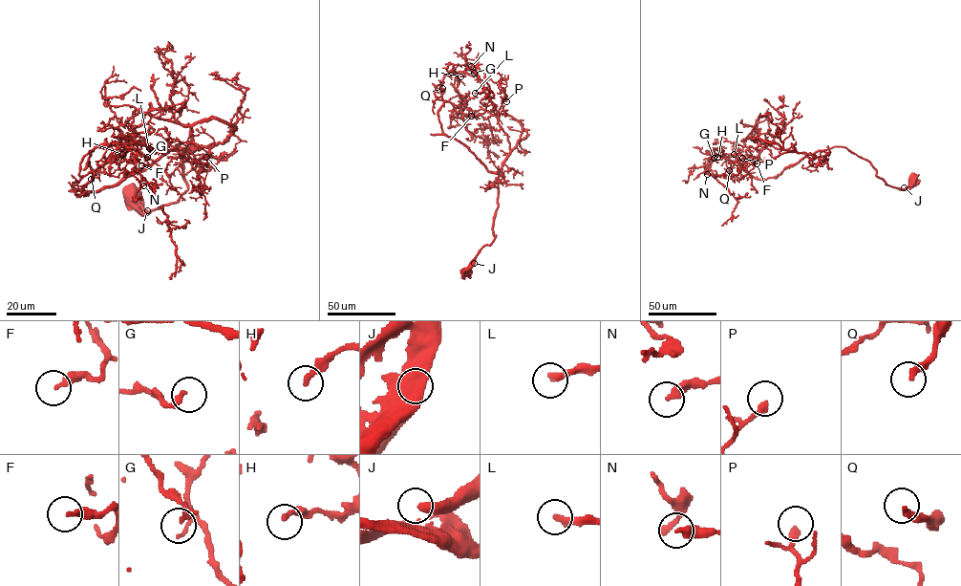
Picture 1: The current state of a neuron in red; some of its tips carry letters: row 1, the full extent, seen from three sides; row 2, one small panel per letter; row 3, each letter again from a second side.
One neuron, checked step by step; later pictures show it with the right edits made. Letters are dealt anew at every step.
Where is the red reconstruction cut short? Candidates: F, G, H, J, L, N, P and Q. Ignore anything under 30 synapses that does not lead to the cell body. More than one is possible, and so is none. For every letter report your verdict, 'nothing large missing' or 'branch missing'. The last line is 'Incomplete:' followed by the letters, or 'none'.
F: nothing large missing
G: nothing large missing
H: nothing large missing
J: nothing large missing
L: branch missing
N: nothing large missing
P: nothing large missing
Q: nothing large missing
Incomplete: L

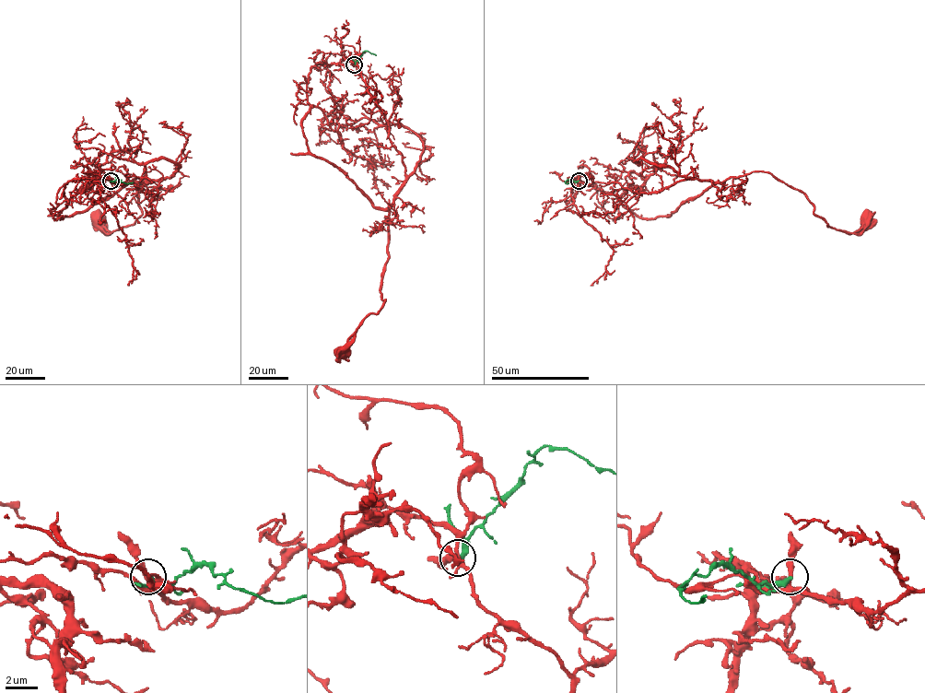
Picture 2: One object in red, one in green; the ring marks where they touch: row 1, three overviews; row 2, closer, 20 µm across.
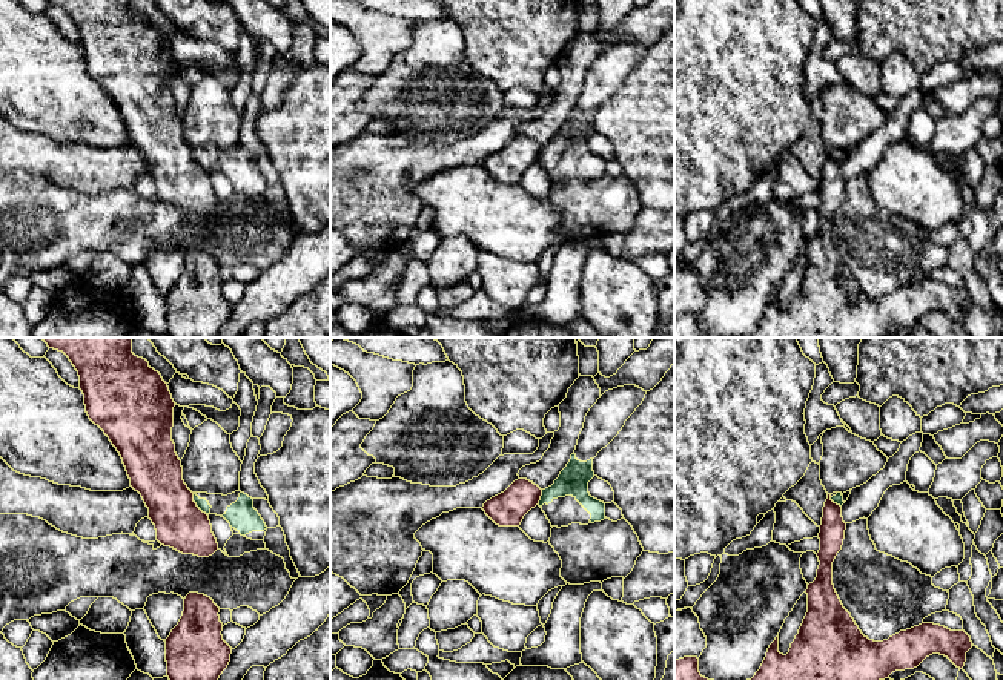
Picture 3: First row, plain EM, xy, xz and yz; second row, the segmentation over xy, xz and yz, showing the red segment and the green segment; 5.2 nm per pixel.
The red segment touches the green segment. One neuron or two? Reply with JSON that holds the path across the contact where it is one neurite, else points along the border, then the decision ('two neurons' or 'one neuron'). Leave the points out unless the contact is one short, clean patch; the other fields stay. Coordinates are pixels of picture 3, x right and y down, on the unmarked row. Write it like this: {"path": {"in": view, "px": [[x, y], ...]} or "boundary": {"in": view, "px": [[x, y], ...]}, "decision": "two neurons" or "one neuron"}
{"decision": "two neurons"}

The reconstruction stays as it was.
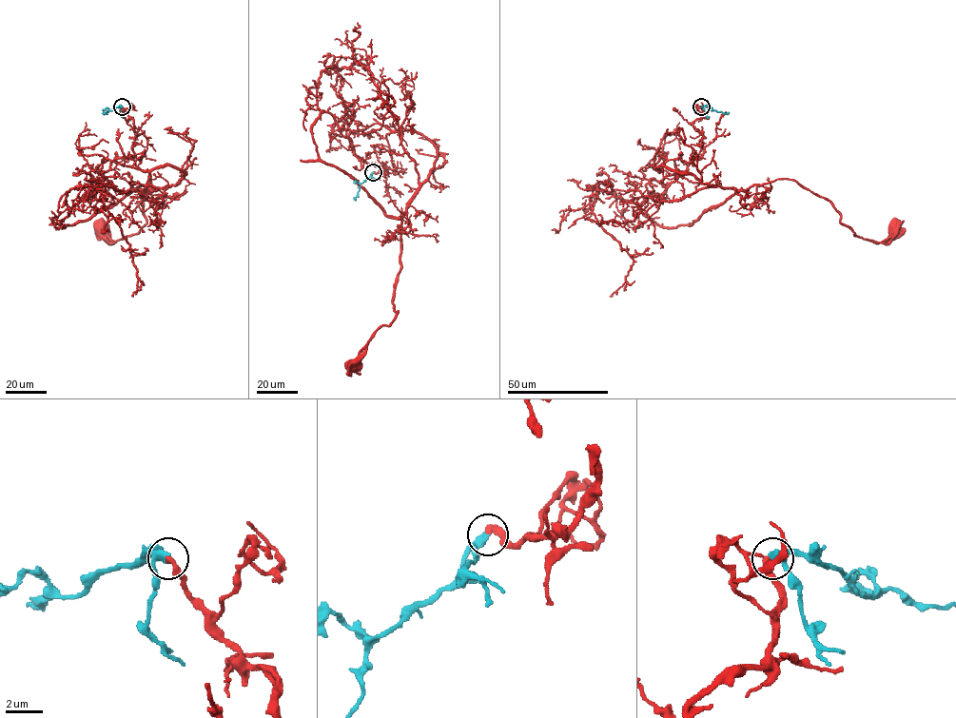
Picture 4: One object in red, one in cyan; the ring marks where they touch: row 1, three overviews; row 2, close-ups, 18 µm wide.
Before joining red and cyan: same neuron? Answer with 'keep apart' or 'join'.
join

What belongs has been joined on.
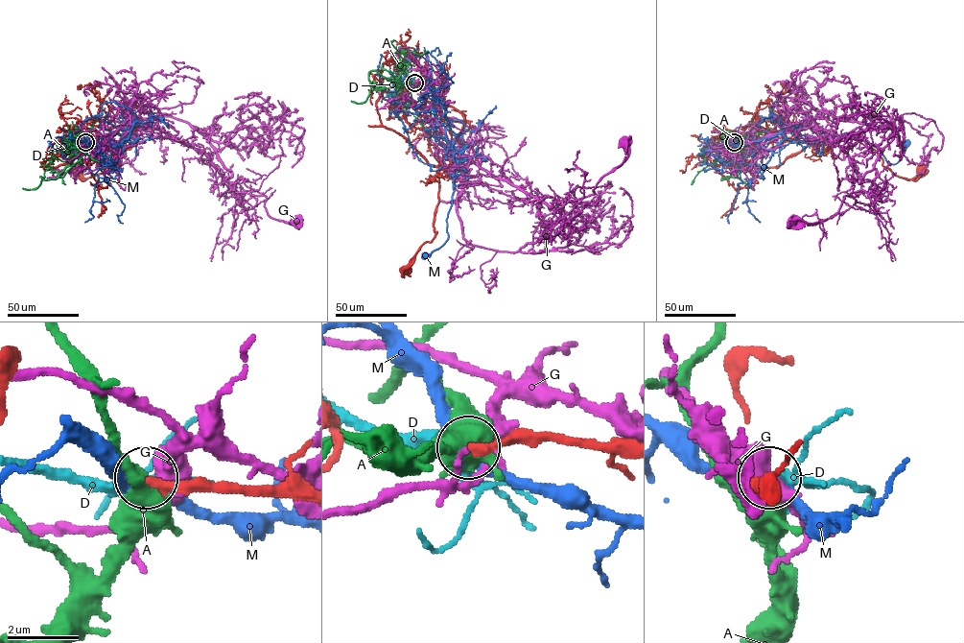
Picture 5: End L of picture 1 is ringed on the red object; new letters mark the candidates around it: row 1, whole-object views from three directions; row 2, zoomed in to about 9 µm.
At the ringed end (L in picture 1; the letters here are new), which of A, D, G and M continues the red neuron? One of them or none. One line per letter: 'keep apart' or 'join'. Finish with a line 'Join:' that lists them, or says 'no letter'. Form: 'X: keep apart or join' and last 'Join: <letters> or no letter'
A: keep apart
D: join
G: keep apart
M: keep apart
Join: D

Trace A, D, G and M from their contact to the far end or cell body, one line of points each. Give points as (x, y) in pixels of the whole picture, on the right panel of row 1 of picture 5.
A: (734, 143), (736, 157), (732, 173), (721, 179), (740, 178), (751, 188)
D: (734, 142), (739, 142), (746, 152), (753, 150)
G: (733, 143), (737, 149), (810, 126), (844, 152), (861, 188), (845, 196), (832, 217), (793, 220)
M: (734, 142), (745, 145), (812, 128), (829, 137), (851, 134), (877, 147), (895, 164), (907, 144)

